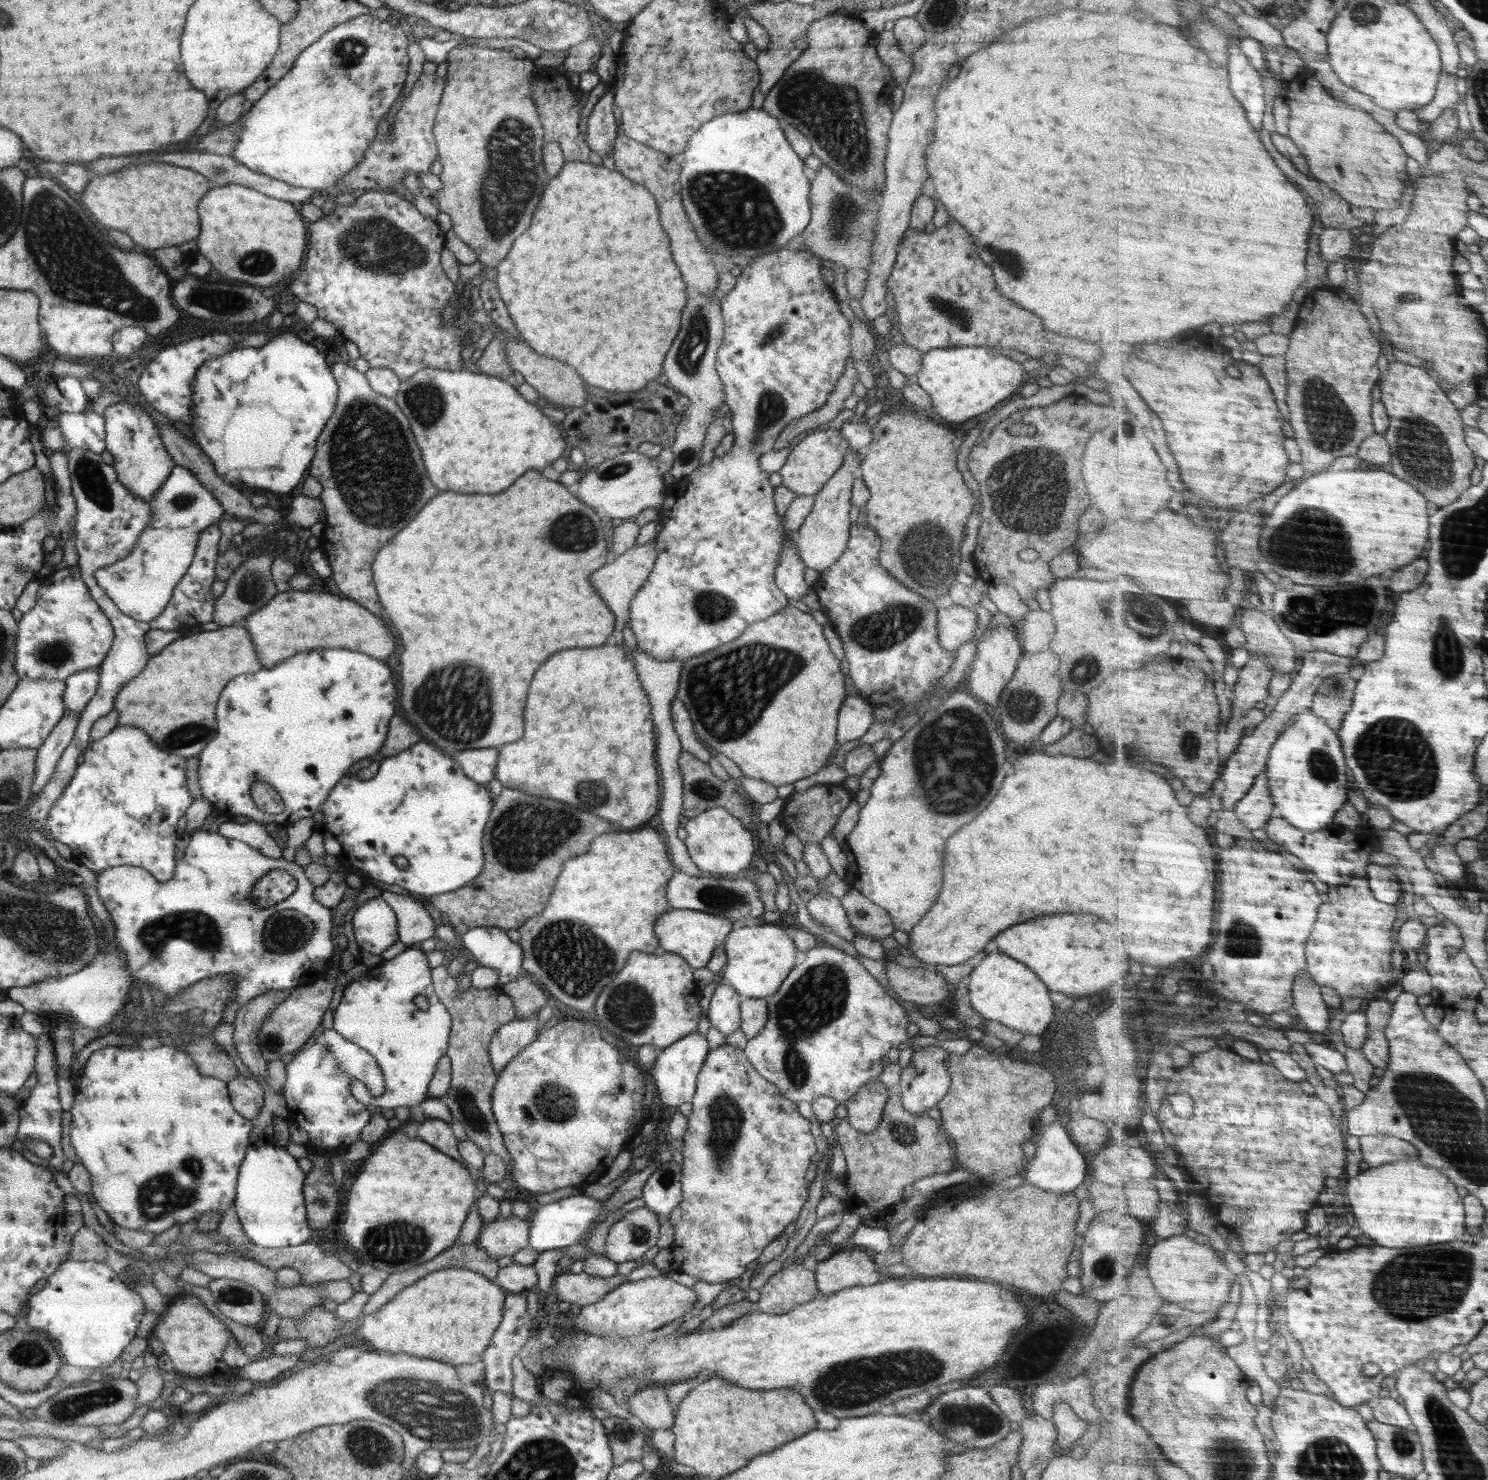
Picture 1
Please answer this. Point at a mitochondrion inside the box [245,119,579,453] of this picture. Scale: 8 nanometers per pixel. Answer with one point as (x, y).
(378, 246)

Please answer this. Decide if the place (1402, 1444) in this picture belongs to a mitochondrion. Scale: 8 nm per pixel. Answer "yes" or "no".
yes

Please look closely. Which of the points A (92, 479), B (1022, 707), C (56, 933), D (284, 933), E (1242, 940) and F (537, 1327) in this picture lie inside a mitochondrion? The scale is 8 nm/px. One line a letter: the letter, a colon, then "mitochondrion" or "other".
A: mitochondrion
B: mitochondrion
C: mitochondrion
D: mitochondrion
E: mitochondrion
F: other

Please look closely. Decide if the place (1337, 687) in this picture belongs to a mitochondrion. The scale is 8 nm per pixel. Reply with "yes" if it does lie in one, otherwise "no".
yes

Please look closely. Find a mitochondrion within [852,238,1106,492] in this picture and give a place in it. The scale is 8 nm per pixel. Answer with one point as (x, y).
(1028, 267)

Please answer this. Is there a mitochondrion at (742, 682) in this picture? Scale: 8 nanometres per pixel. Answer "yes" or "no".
yes

